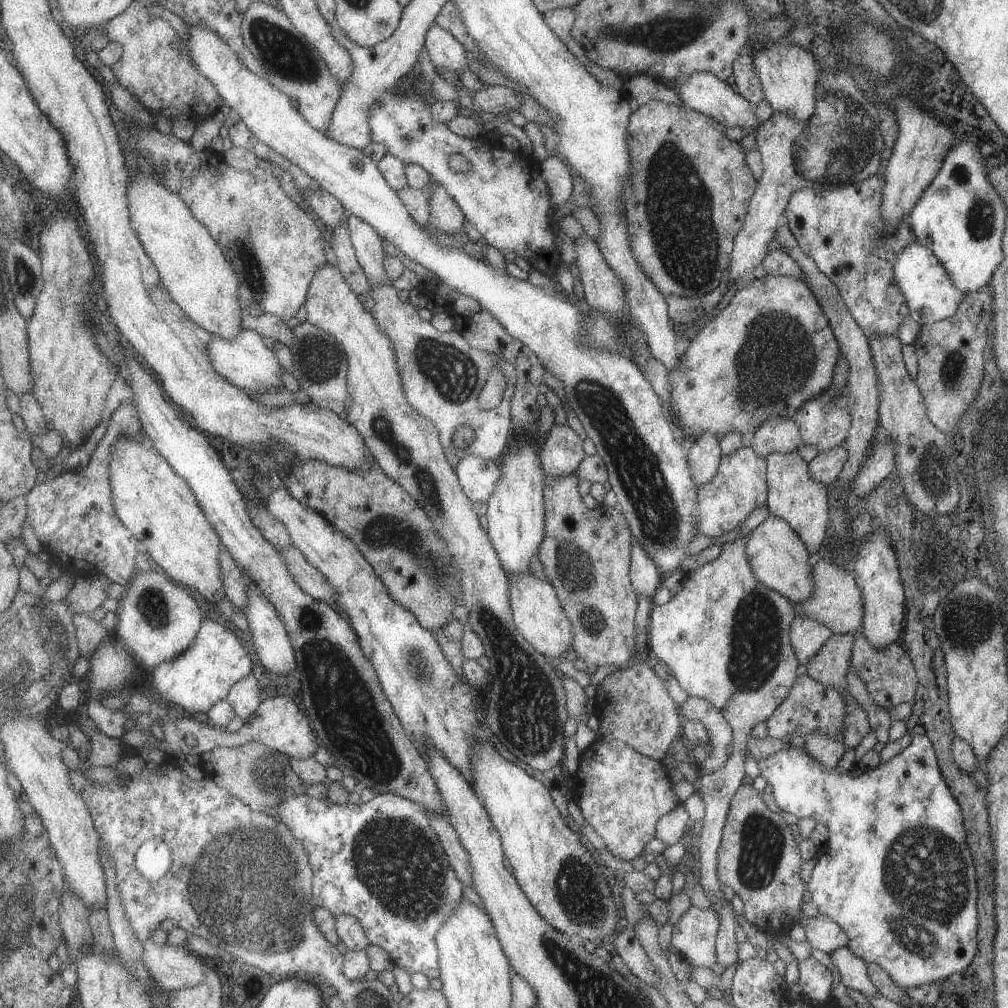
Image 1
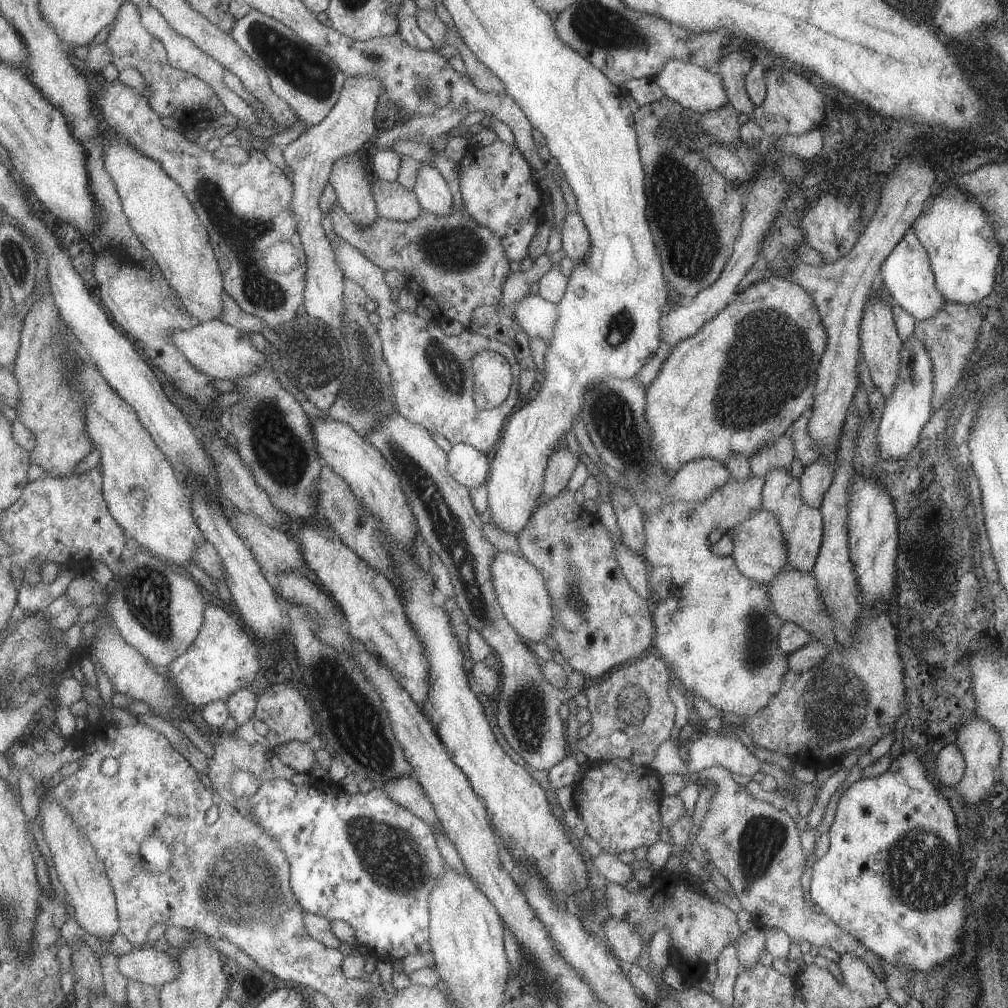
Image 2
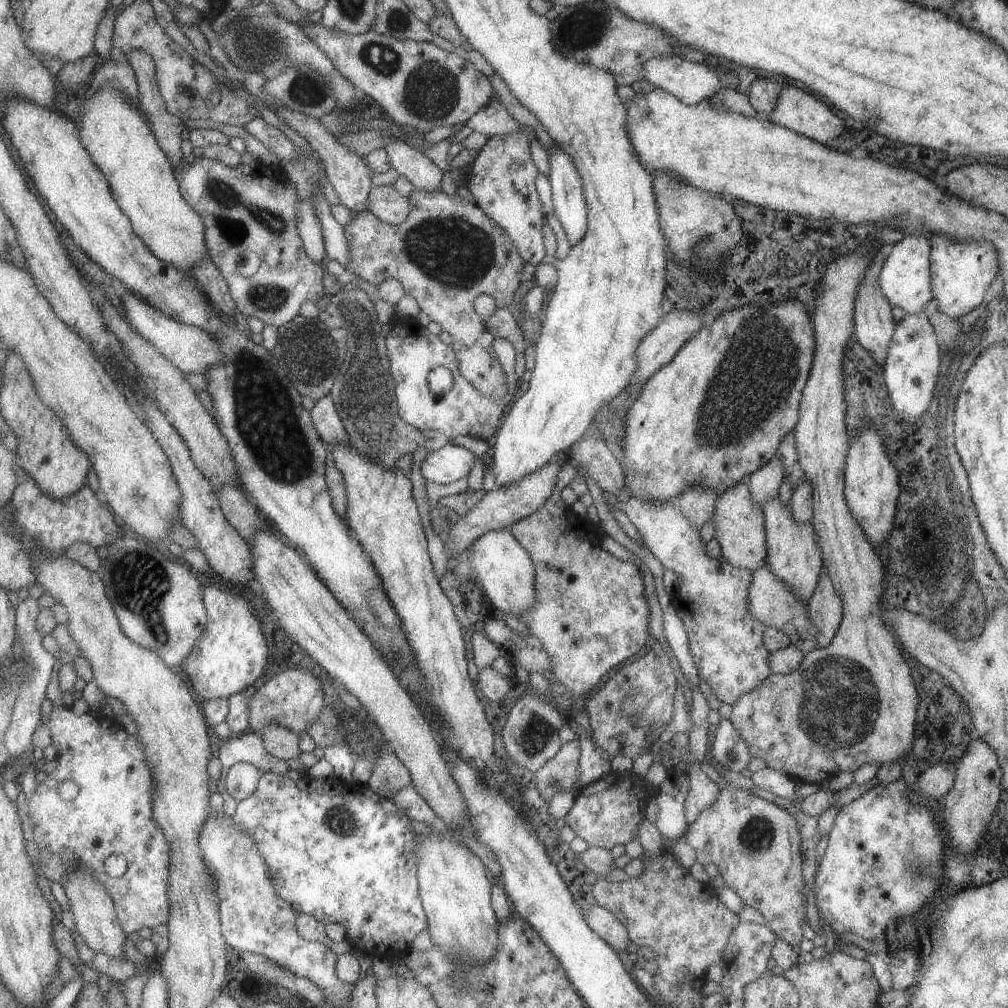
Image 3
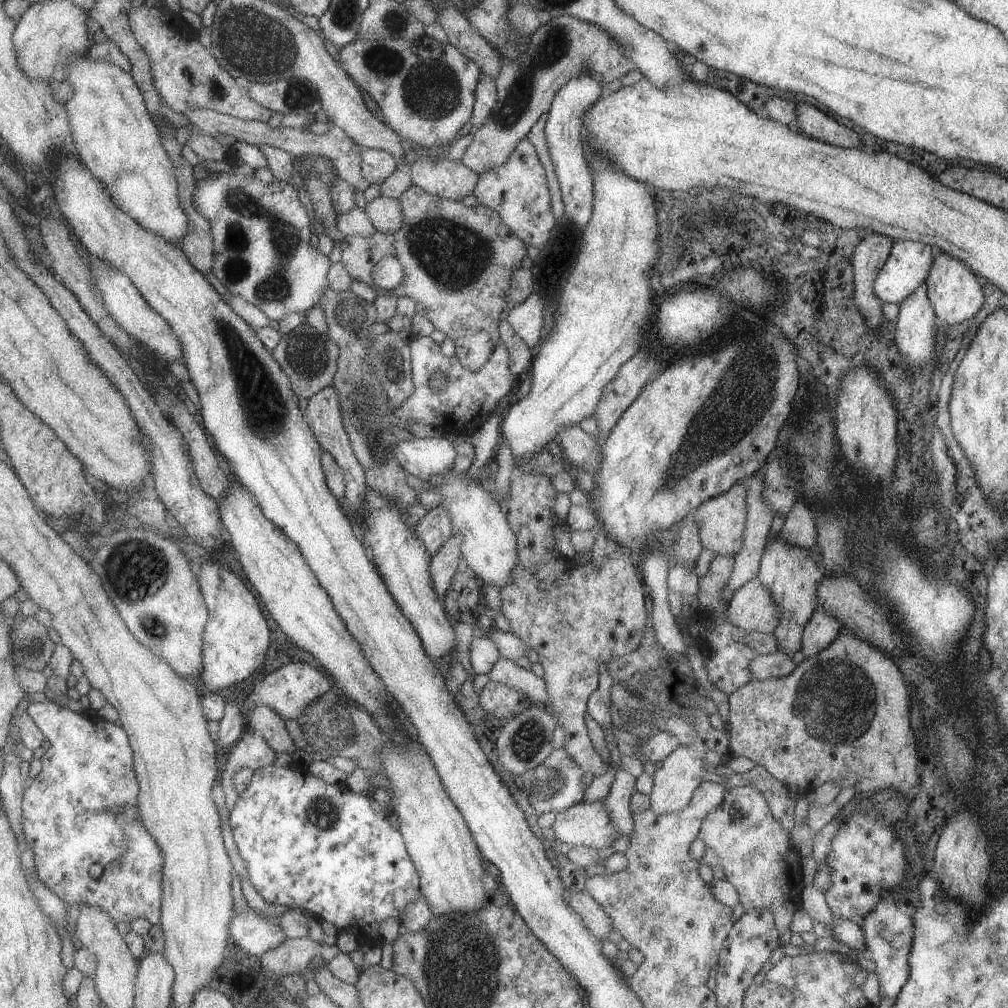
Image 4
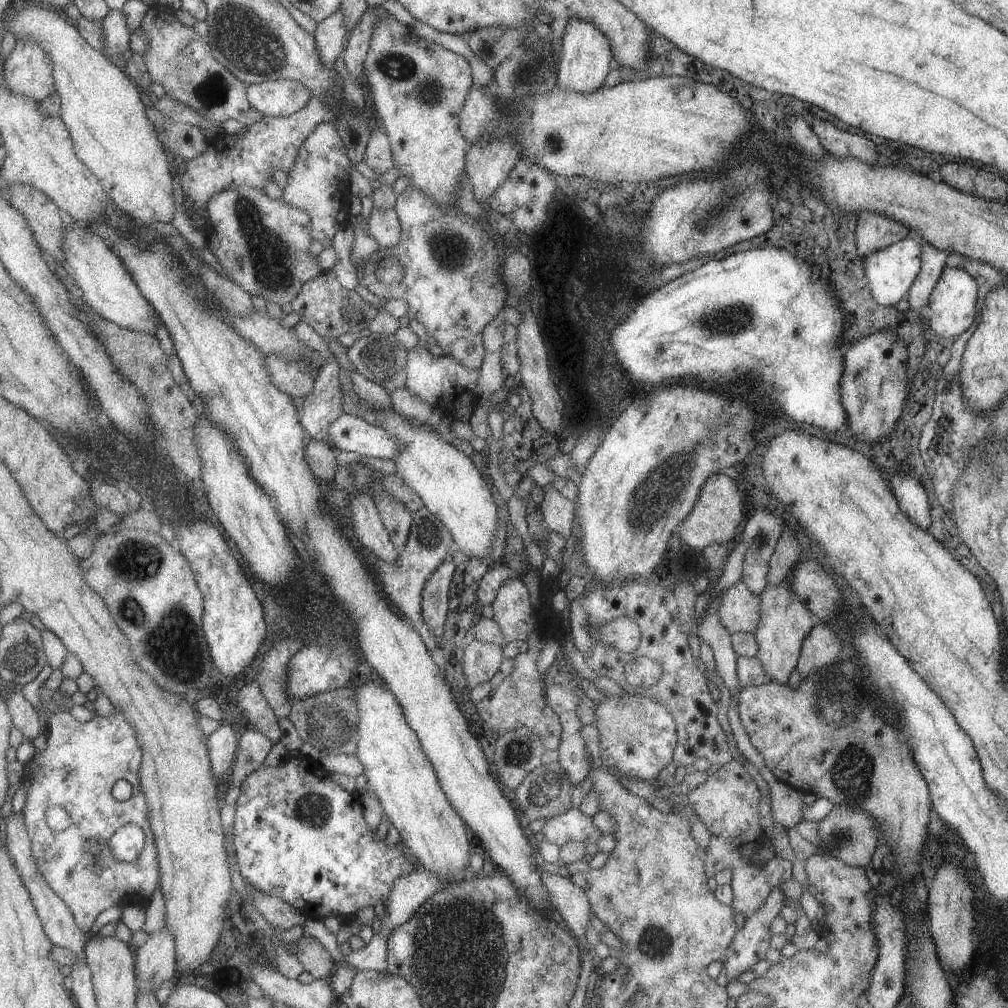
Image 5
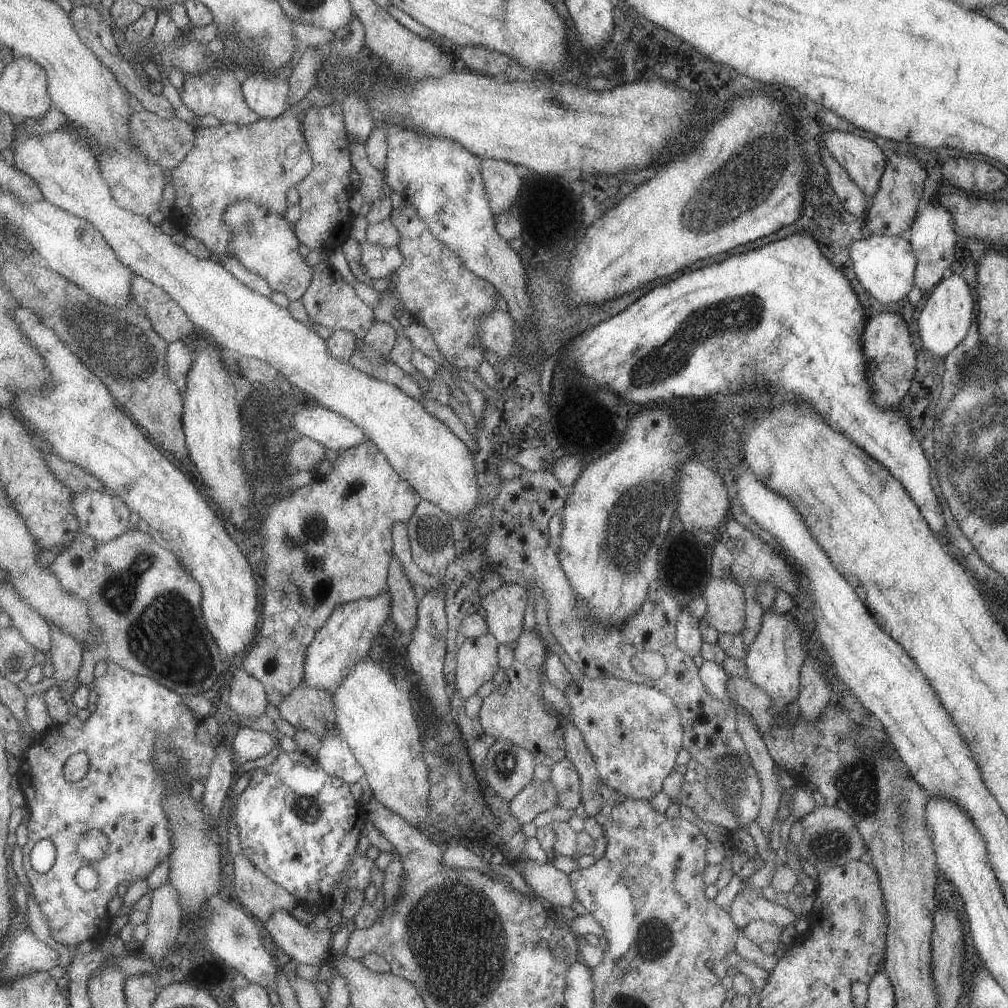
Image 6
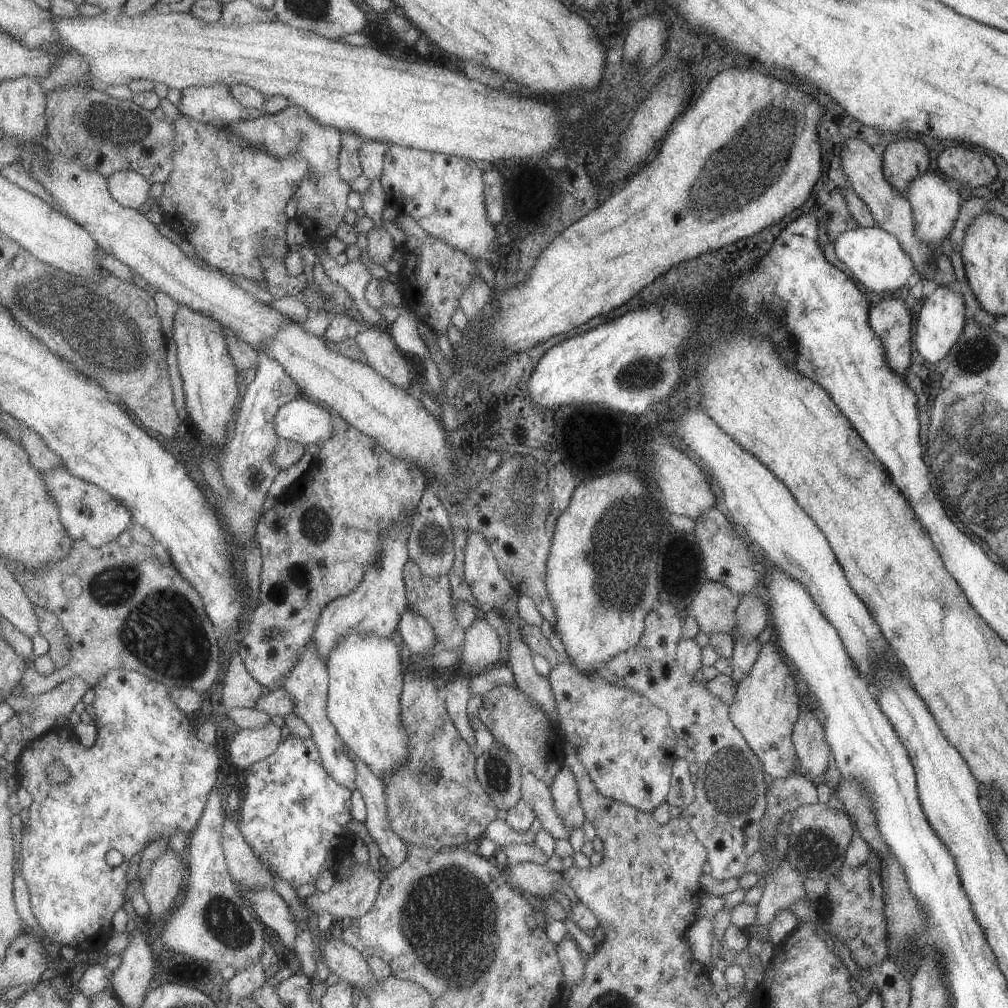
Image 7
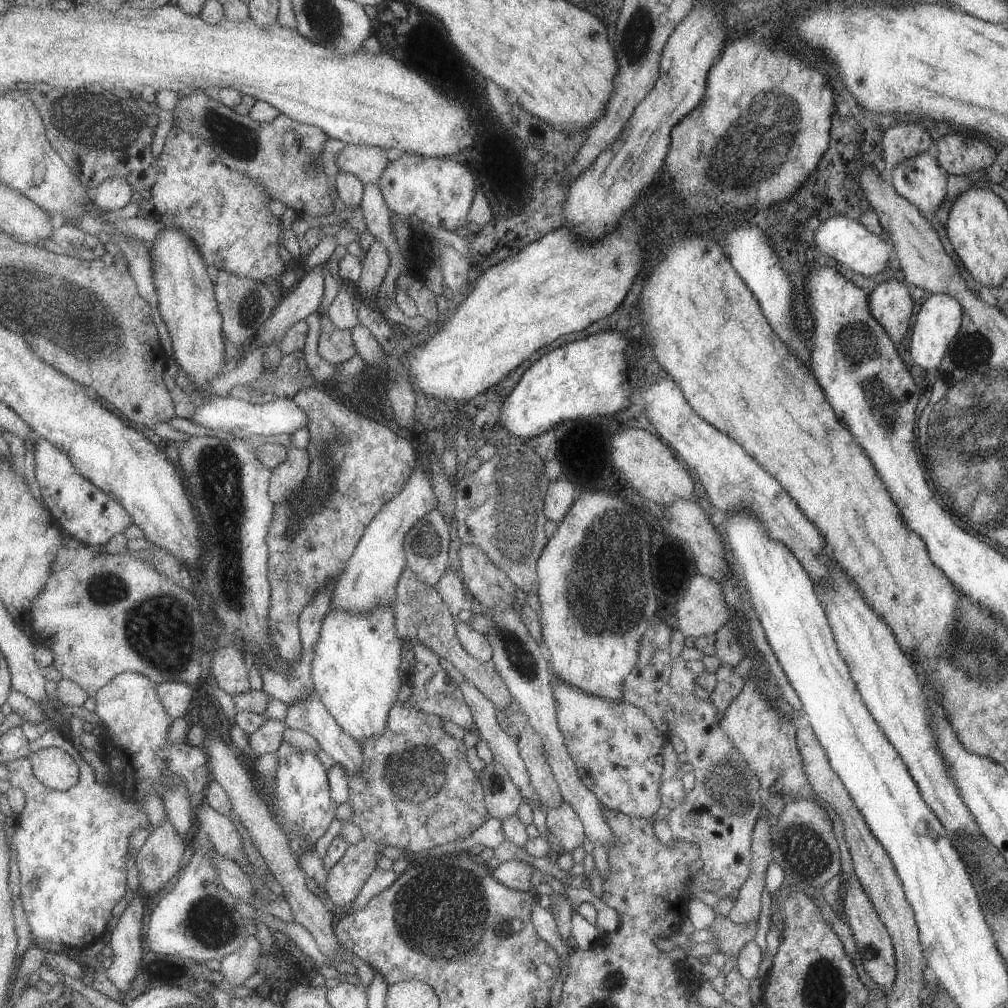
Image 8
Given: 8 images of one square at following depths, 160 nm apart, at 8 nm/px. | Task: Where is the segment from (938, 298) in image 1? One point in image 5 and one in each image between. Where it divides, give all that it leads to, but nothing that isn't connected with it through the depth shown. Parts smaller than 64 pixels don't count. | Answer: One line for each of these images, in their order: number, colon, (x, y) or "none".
2: (906, 274)
3: (904, 280)
4: (908, 263)
5: (889, 272)

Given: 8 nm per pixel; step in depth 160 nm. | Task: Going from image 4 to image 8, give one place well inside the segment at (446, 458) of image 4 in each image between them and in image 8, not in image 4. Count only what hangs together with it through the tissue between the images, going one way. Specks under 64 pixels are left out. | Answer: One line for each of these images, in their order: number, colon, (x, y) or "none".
5: (350, 433)
6: (330, 429)
7: (301, 420)
8: (281, 415)

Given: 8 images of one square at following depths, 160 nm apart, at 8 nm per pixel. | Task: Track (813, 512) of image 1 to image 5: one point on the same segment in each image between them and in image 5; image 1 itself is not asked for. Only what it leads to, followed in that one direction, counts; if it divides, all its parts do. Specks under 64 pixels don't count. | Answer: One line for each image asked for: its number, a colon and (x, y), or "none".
2: (801, 526)
3: (791, 553)
4: (790, 575)
5: (785, 620)

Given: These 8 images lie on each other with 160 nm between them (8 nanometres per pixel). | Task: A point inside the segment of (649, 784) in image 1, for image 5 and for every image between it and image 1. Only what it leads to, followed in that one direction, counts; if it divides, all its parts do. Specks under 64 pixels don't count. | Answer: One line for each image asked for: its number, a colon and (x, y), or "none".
2: (618, 802)
3: (607, 813)
4: (586, 824)
5: (573, 825)

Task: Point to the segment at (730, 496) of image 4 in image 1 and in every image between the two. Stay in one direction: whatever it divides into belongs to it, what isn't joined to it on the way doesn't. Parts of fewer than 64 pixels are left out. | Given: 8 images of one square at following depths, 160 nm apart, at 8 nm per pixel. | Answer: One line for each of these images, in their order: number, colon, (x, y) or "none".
1: (778, 559)
2: (758, 553)
3: (738, 522)

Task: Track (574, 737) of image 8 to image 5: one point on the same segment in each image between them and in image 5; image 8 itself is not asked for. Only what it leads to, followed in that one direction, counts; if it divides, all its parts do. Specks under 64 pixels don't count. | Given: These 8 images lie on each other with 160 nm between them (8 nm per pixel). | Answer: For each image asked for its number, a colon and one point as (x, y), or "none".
5: (637, 735)
6: (633, 732)
7: (624, 741)

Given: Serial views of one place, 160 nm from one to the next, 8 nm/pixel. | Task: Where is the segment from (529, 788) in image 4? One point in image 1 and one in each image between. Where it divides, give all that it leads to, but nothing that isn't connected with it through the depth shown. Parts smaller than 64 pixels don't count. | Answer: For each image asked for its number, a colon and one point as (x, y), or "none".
1: (633, 706)
2: (631, 714)
3: (559, 774)

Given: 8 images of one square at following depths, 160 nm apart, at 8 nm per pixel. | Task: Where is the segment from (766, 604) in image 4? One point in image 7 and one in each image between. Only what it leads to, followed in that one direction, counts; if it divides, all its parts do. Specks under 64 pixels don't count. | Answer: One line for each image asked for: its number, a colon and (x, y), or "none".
5: (738, 611)
6: (724, 598)
7: (713, 607)

